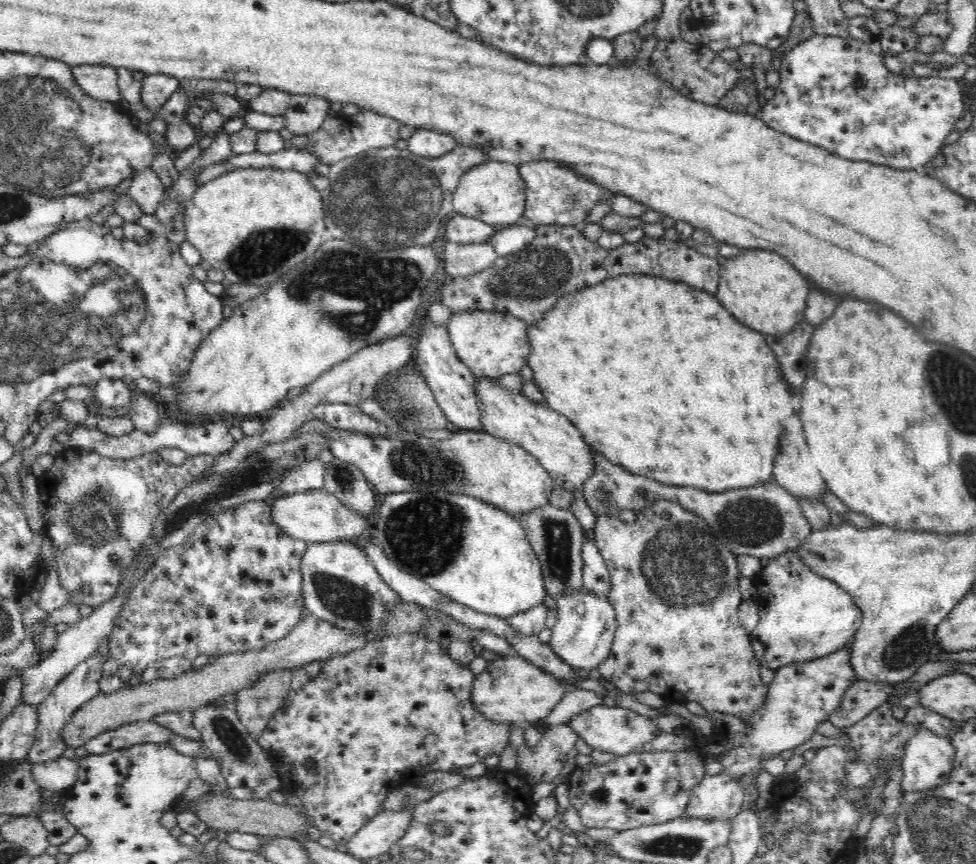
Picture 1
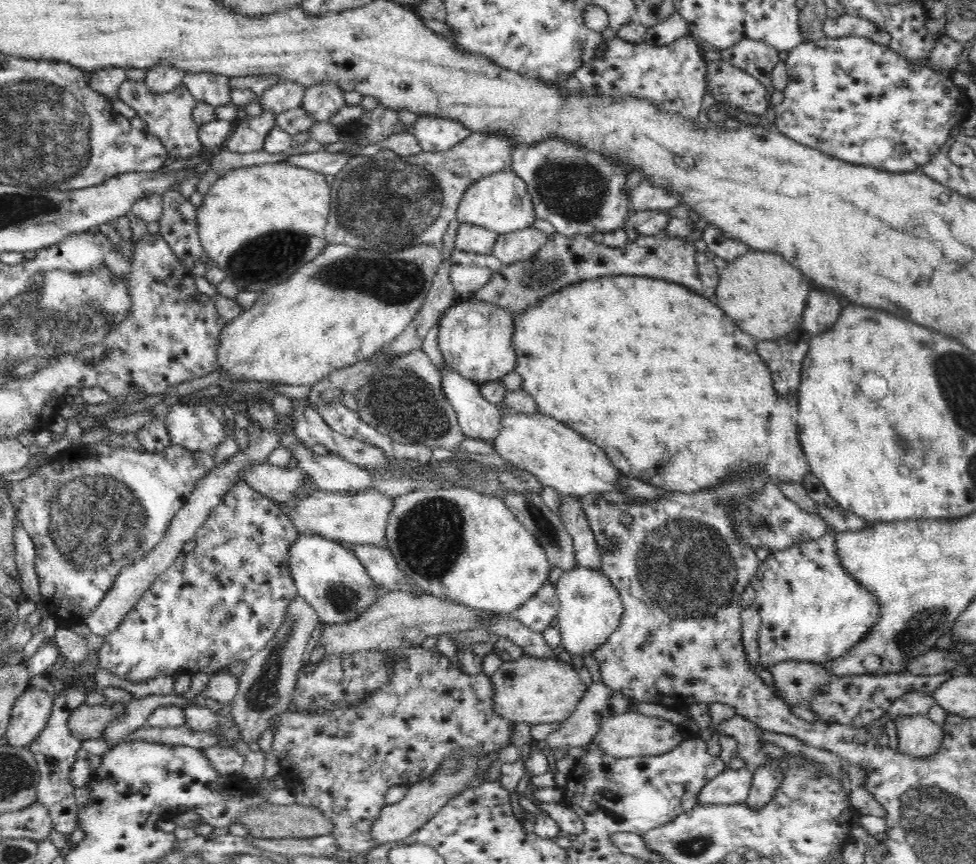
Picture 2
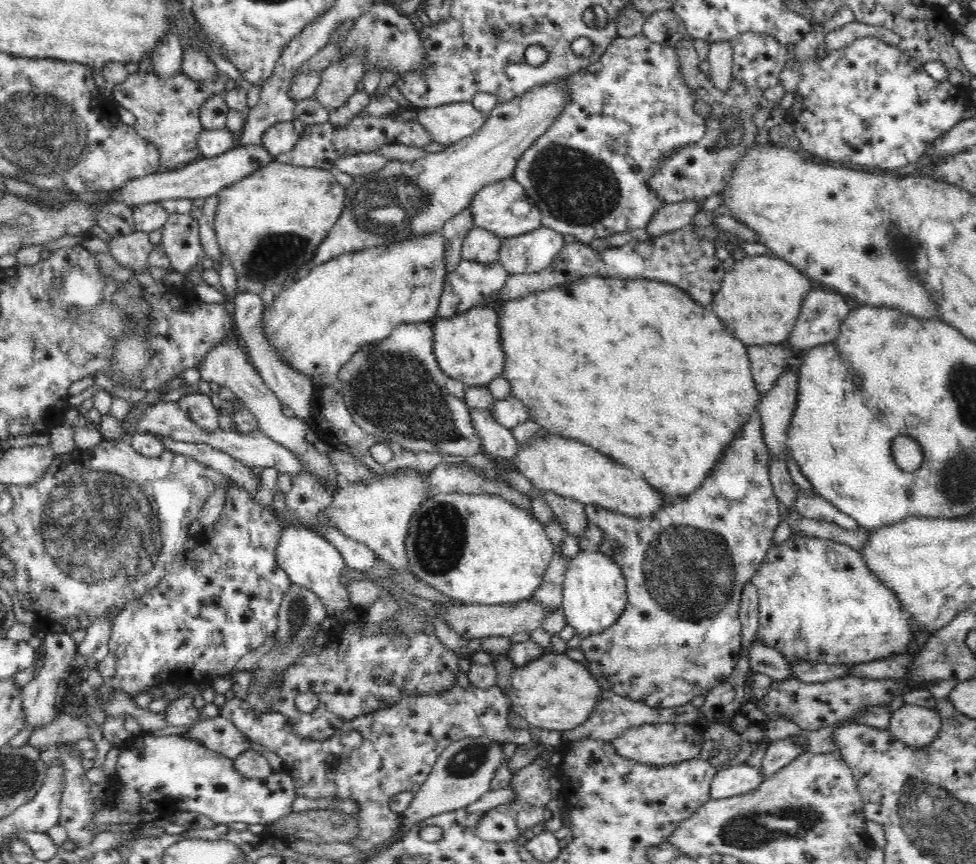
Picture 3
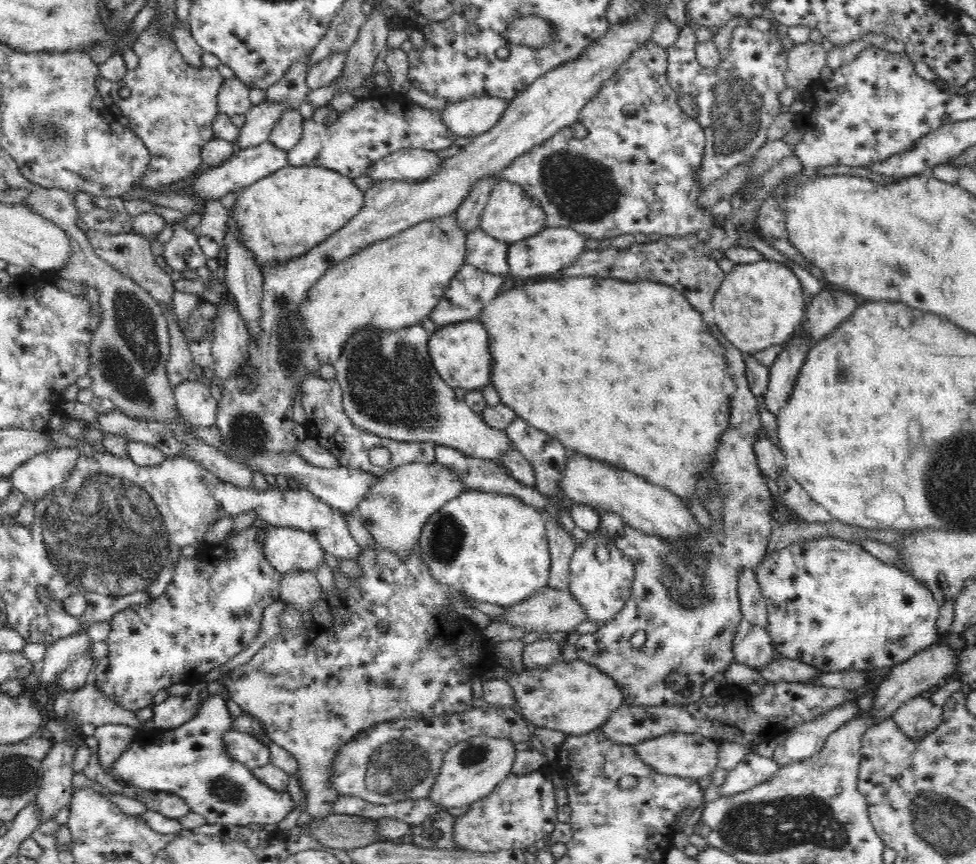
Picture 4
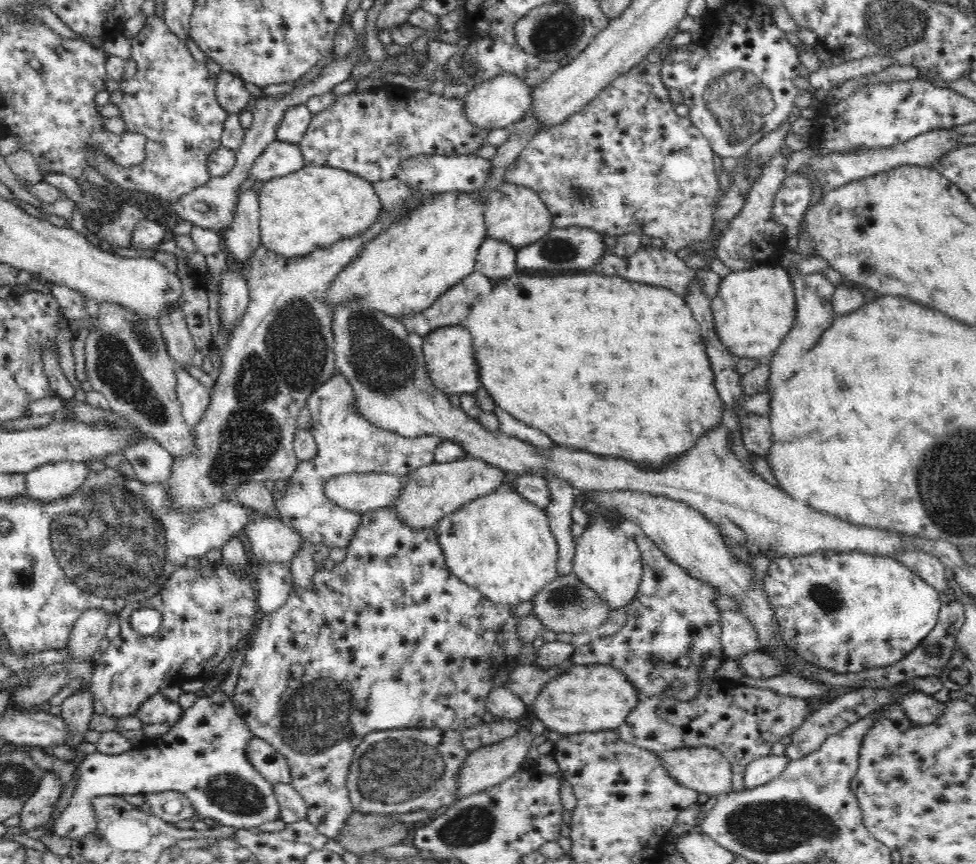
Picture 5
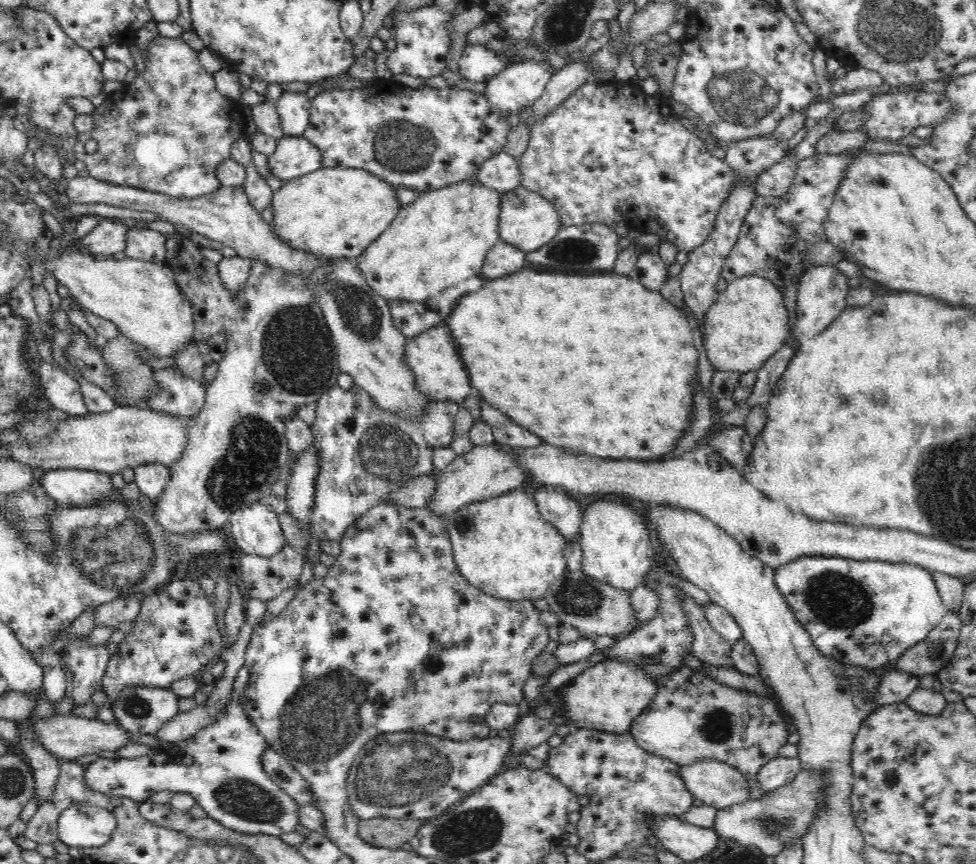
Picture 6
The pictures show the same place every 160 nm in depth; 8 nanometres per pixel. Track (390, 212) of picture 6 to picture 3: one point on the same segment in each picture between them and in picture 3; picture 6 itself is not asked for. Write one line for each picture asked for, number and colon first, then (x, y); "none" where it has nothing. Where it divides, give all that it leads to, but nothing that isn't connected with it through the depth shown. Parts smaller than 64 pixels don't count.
3: (269, 224)
4: (280, 217)
5: (312, 207)

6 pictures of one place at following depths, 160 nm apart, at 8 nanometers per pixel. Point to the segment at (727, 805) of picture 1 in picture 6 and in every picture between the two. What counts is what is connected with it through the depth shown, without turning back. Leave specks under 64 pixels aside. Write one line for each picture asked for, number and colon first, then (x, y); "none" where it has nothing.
2: (731, 786)
3: (737, 780)
4: (755, 769)
5: (761, 770)
6: (778, 771)

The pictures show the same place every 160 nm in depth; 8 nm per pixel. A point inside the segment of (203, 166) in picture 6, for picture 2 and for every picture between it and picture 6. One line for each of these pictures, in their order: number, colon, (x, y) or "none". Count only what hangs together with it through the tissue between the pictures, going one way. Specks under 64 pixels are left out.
2: (169, 116)
3: (167, 112)
4: (170, 108)
5: (171, 101)

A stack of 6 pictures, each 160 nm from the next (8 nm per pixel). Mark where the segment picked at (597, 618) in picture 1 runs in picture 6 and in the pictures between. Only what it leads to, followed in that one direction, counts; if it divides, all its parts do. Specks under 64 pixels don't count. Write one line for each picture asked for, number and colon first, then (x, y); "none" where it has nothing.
2: (590, 610)
3: (594, 592)
4: (601, 589)
5: (606, 560)
6: (616, 547)

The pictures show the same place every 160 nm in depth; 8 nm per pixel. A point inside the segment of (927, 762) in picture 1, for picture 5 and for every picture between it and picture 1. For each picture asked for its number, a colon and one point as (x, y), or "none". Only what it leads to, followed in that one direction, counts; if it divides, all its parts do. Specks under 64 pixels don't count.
2: (918, 737)
3: (916, 726)
4: (918, 717)
5: (921, 709)

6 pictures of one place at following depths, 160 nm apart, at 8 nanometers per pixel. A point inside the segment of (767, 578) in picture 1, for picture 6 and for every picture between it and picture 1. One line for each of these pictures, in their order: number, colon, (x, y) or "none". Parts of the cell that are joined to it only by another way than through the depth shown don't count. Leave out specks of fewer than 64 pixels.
2: (811, 610)
3: (818, 602)
4: (830, 604)
5: (844, 611)
6: (867, 613)

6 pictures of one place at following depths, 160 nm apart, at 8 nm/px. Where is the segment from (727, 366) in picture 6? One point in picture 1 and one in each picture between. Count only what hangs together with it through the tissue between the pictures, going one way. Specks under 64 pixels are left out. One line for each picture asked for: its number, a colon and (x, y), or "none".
1: (759, 287)
2: (763, 294)
3: (761, 298)
4: (762, 303)
5: (754, 309)

